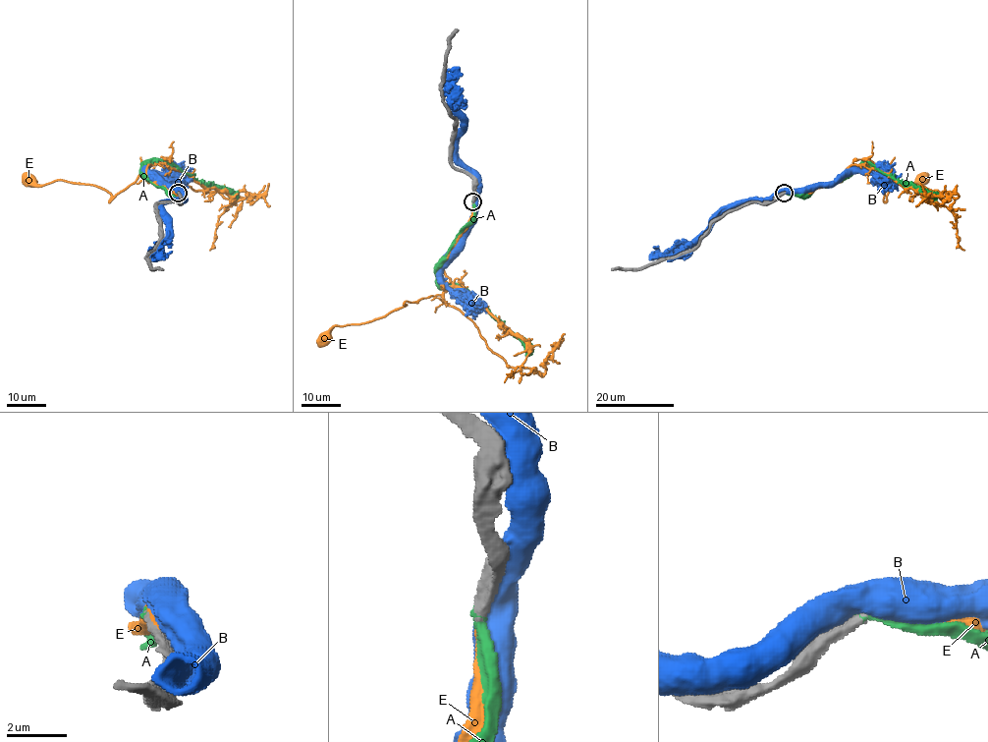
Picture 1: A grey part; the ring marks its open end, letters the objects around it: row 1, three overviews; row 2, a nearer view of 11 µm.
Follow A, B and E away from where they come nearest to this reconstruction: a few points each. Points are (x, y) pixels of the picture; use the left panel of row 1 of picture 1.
A: (178, 193), (170, 195), (157, 187), (140, 172), (140, 166), (152, 159), (173, 162), (195, 179), (233, 193)
B: (179, 192), (183, 199), (166, 199), (162, 204), (162, 219), (168, 236), (156, 255), (156, 251), (163, 247)
E: (178, 192), (146, 173), (157, 163), (109, 201), (109, 193), (90, 184), (29, 179)

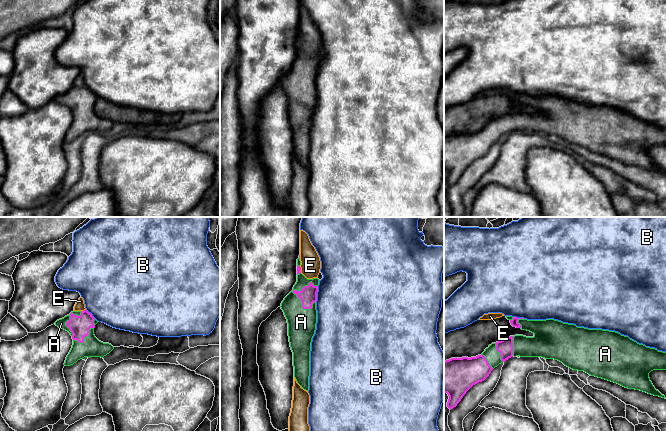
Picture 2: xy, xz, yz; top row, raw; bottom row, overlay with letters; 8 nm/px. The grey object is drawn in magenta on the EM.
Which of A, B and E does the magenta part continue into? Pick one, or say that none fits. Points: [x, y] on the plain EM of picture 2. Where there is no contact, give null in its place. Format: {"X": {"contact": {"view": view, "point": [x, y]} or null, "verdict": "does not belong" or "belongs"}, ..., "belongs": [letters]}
{"A": {"contact": {"view": "xz", "point": [296, 66]}, "verdict": "belongs"}, "B": {"contact": {"view": "xz", "point": [316, 70]}, "verdict": "does not belong"}, "E": {"contact": {"view": "xy", "point": [84, 86]}, "verdict": "does not belong"}, "belongs": ["A"]}

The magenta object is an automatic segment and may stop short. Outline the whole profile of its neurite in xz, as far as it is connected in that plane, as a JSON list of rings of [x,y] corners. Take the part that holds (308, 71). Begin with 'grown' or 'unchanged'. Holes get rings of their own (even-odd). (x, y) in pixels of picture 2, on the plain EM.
grown; [[[299,33],[297,35],[297,58],[294,61],[293,66],[284,74],[280,83],[283,86],[288,99],[289,118],[293,128],[294,153],[301,164],[308,167],[311,118],[315,110],[317,99],[316,77],[319,55],[307,55],[301,49],[300,41],[301,37]]]

